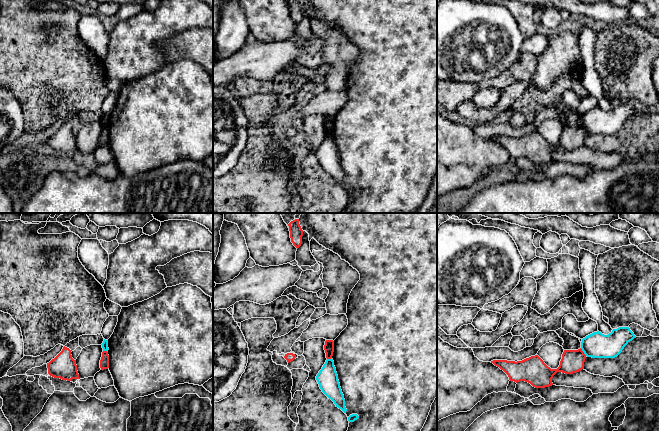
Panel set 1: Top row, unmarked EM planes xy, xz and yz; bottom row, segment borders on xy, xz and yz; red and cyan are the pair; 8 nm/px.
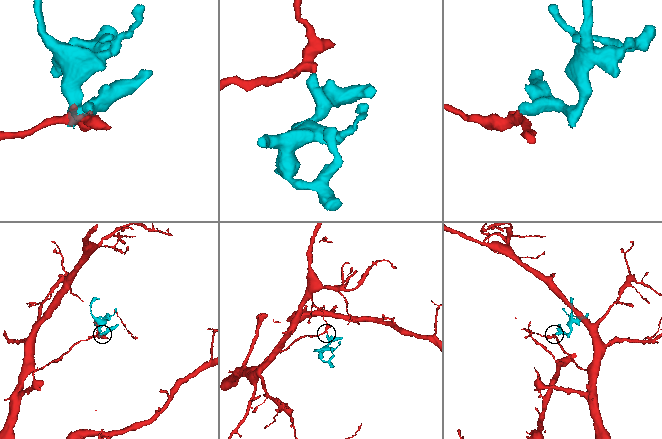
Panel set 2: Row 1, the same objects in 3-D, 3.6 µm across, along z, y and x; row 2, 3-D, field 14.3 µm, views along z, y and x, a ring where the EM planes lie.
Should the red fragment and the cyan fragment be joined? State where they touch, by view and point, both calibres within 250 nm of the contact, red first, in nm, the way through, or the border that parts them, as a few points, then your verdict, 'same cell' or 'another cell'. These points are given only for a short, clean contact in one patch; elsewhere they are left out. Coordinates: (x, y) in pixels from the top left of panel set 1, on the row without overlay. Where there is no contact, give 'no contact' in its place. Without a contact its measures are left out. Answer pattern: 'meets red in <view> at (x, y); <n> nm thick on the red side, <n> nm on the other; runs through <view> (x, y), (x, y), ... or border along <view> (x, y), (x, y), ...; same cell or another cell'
meets red in yz at (583, 128); 180 nm thick on the red side, 200 nm on the other; border along yz (580, 124), (586, 131); another cell

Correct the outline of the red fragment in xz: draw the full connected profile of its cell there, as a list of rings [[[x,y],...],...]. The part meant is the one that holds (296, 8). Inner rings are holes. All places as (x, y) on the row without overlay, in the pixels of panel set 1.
[[[288,0],[290,14],[293,21],[298,25],[302,20],[303,6],[300,0]]]

